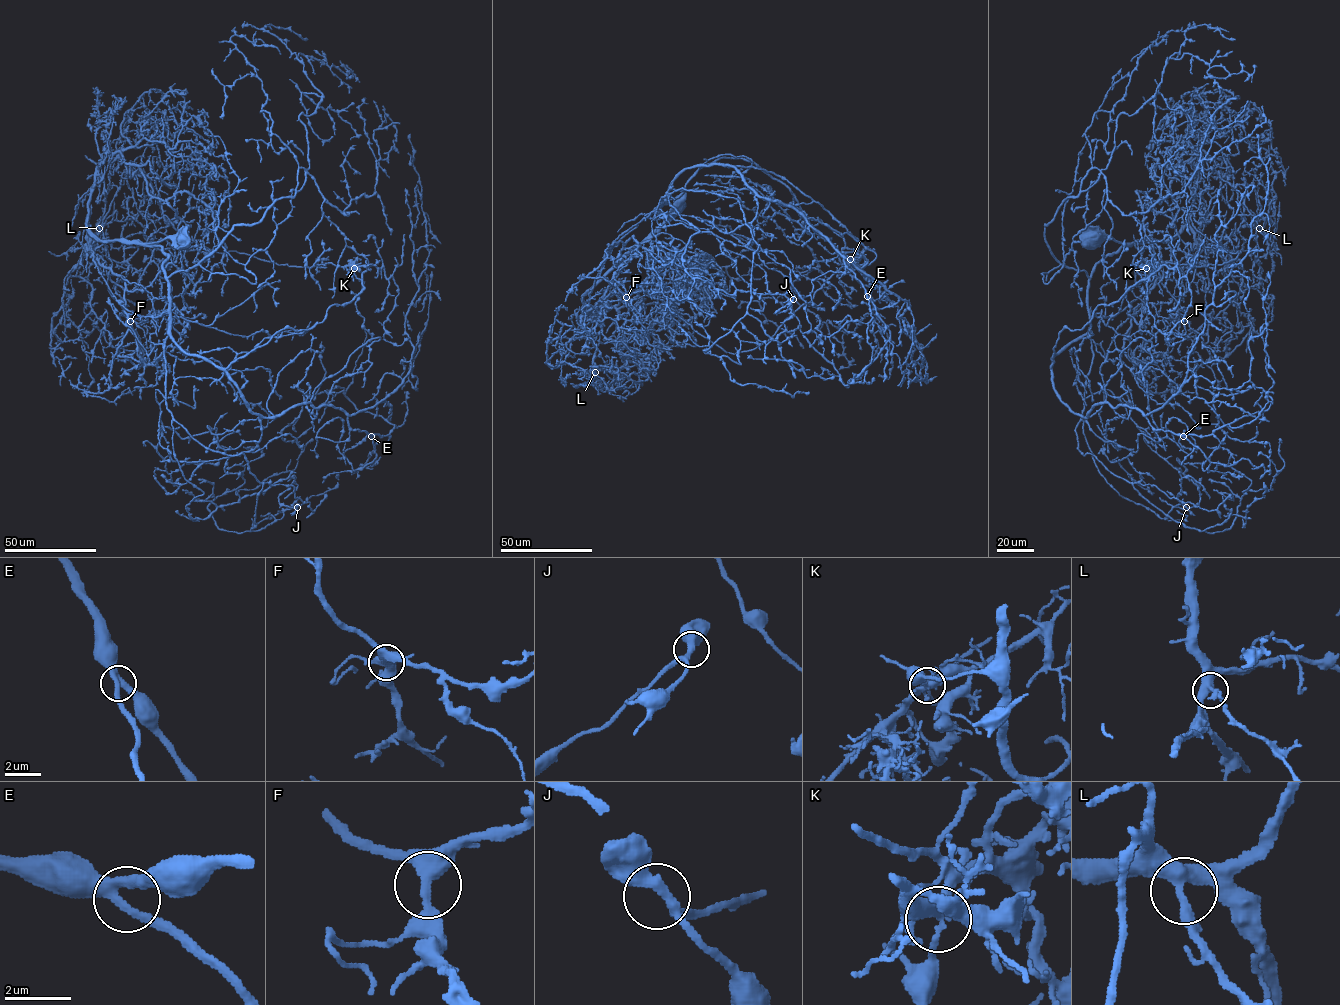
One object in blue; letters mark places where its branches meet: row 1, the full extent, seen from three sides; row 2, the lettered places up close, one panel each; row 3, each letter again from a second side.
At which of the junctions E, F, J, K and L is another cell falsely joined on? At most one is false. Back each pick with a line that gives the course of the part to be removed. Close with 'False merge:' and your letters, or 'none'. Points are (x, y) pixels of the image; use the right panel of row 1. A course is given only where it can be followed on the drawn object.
K: foreign part runs (1145, 268), (1233, 260), (1240, 251), (1230, 252), (1209, 240), (1190, 218), (1213, 219)
False merge: K

